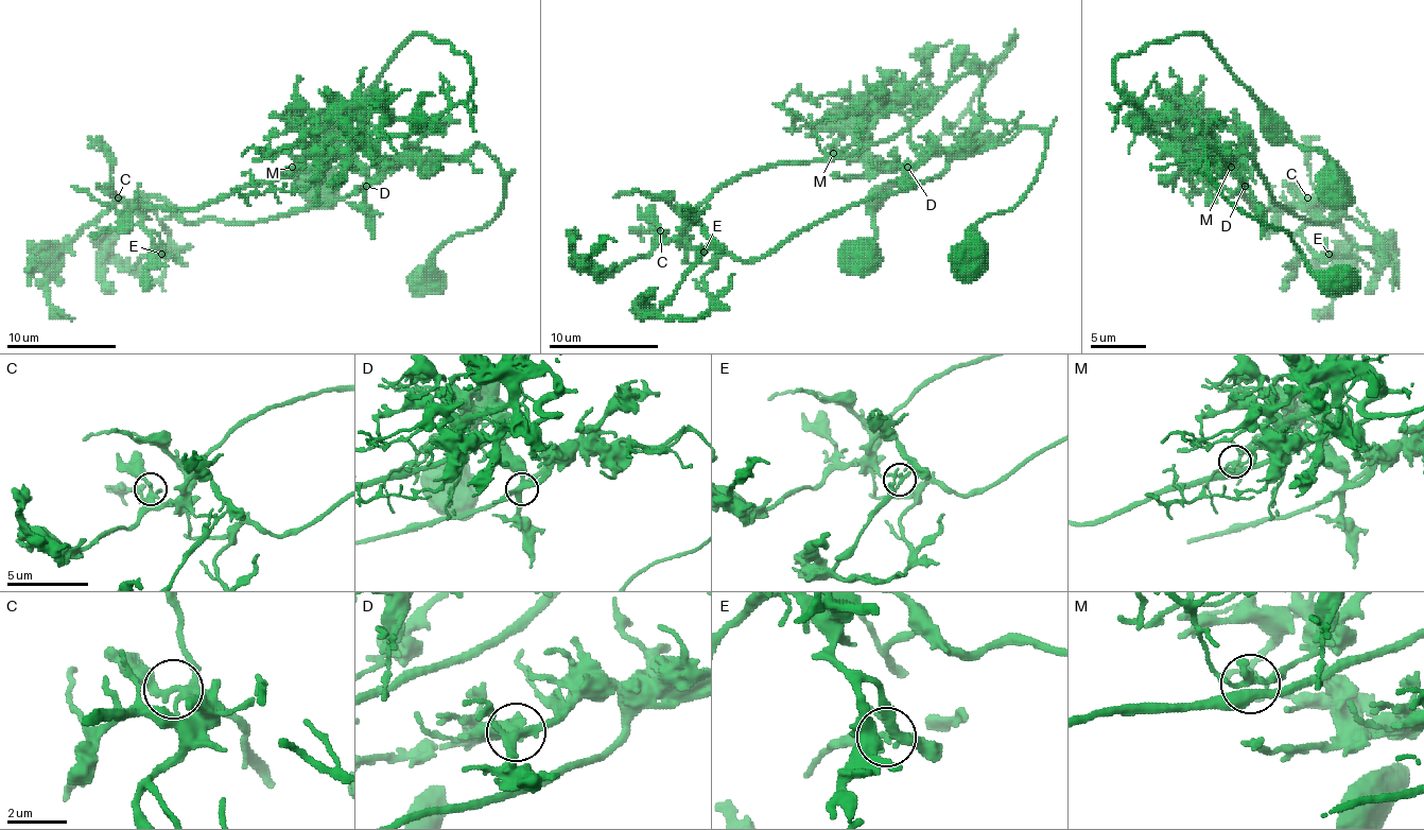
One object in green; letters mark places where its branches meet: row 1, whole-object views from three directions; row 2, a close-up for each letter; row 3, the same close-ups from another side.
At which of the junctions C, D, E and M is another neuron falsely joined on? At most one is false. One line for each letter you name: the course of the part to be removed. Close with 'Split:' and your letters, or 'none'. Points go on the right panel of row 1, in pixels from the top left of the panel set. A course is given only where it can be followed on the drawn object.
E: Course of the part to remove: (1330, 255), (1395, 279), (1354, 222), (1302, 219), (1245, 153), (1205, 148), (1236, 205), (1359, 282)
Split: E

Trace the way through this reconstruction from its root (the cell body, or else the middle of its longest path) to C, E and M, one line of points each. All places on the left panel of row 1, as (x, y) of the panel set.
C: (313, 191), (333, 125), (413, 35), (470, 63), (473, 92), (410, 134), (195, 208), (118, 197)
E: (313, 191), (333, 125), (413, 35), (470, 63), (473, 92), (410, 134), (195, 208), (145, 208), (162, 255)
M: (313, 191), (333, 125), (413, 35), (443, 40), (470, 63), (473, 92), (427, 125), (292, 167)

